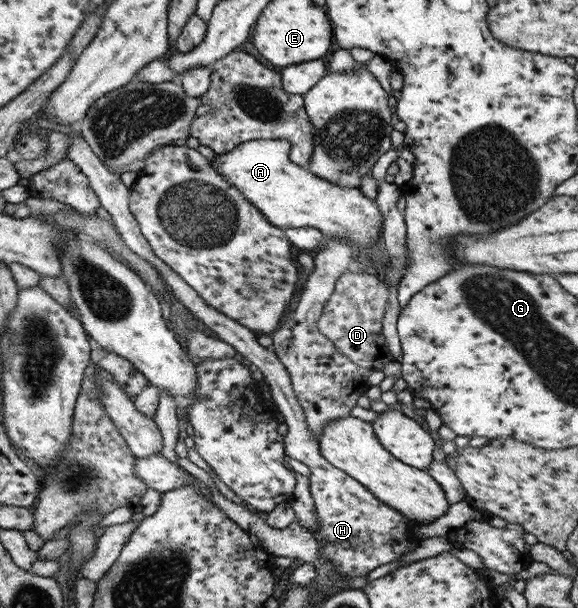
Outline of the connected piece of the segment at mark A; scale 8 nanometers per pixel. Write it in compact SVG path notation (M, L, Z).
M262 139L245 141L235 145L229 152L217 154L210 162L216 173L235 187L265 218L270 225L280 229L316 228L324 238L346 240L360 247L360 253L371 253L370 247L378 239L382 229L382 216L373 199L365 196L358 187L342 187L332 181L316 177L302 166L289 160L289 143L285 139Z

